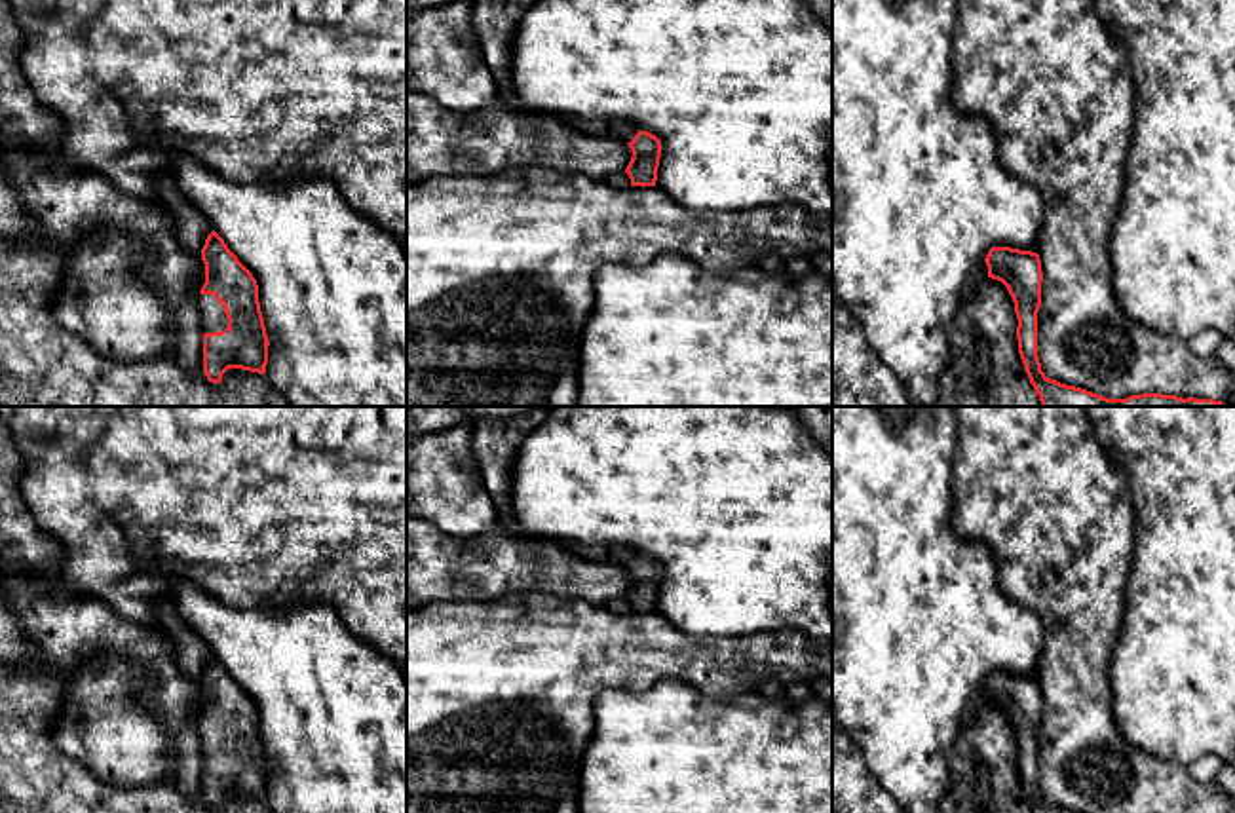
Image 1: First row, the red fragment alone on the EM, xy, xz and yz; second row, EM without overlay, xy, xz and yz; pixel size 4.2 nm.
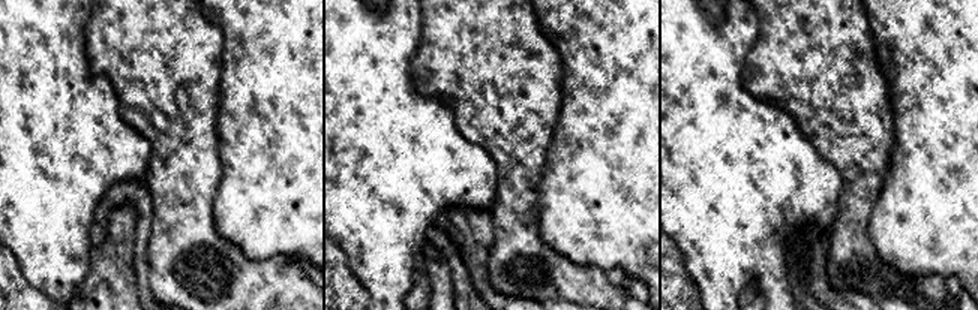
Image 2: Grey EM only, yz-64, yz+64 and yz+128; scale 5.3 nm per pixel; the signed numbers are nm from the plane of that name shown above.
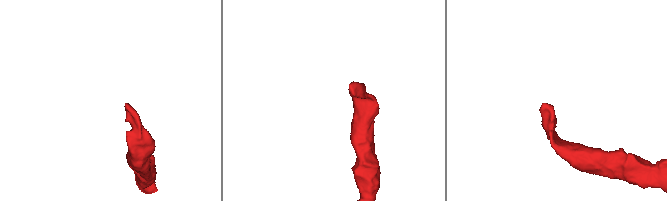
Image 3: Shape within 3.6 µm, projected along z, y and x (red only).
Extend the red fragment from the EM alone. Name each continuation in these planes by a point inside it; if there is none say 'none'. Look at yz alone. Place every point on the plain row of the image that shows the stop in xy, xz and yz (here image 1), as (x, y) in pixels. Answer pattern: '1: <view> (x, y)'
1: yz (979, 698)

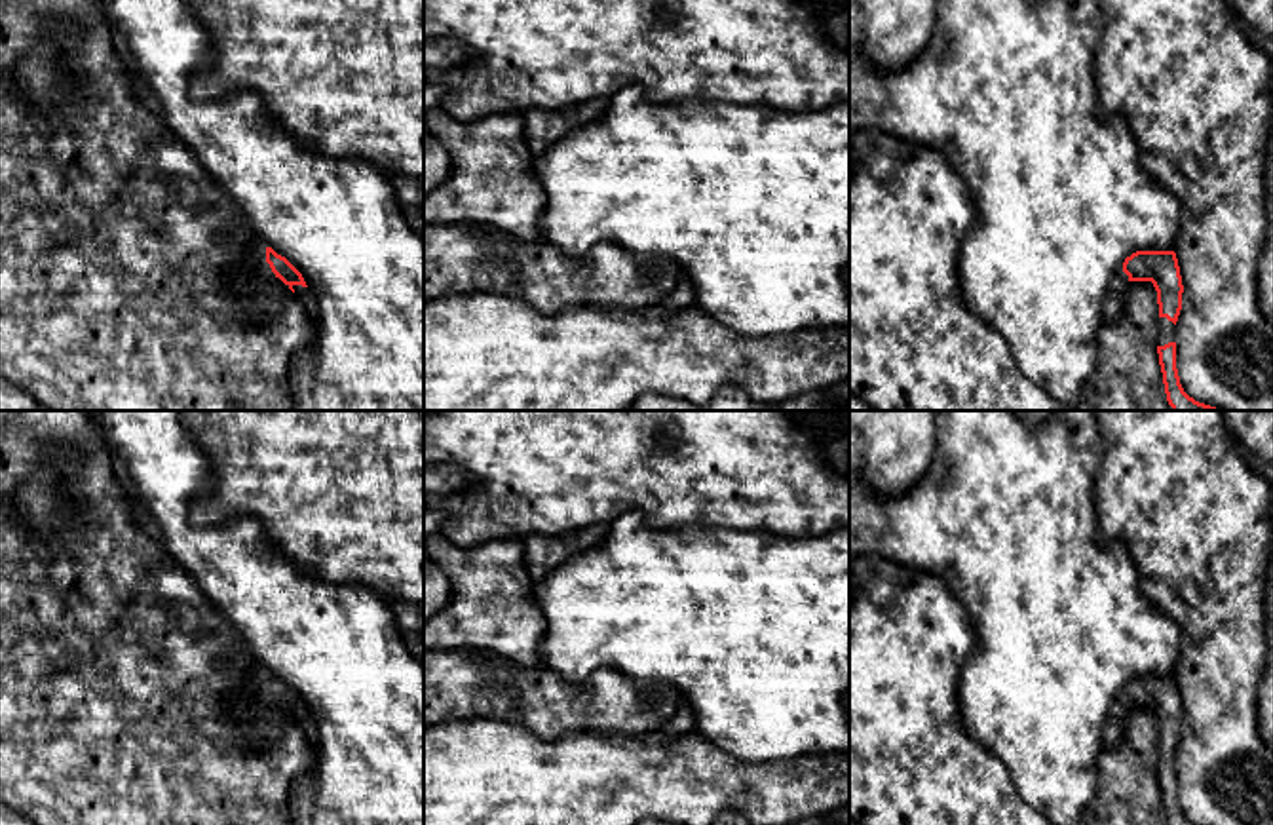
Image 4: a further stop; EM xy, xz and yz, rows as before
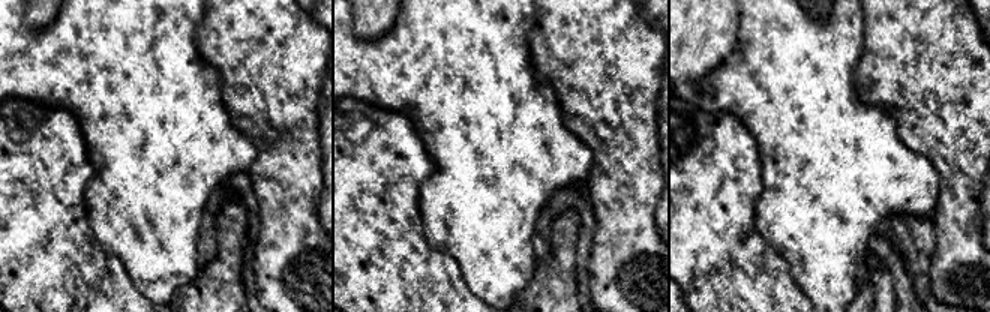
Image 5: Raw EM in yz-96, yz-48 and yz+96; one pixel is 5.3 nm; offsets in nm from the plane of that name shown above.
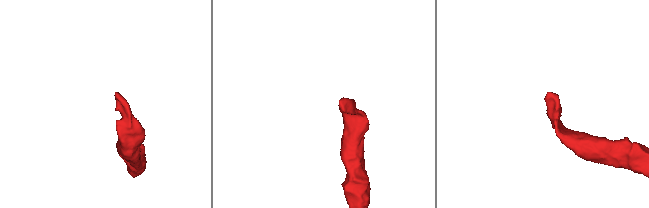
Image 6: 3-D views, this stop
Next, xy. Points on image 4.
1: xy (253, 689)

